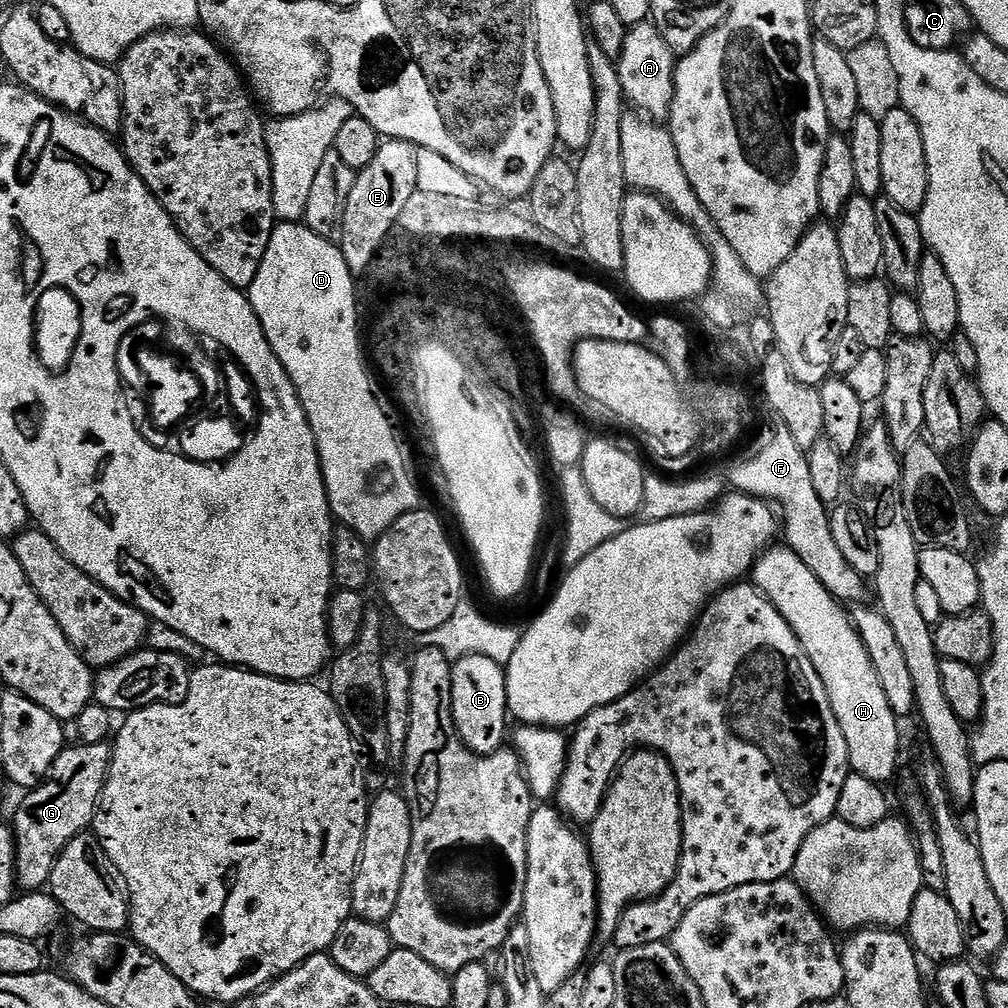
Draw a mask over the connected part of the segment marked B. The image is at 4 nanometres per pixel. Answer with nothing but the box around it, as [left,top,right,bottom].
[452,654,510,756]

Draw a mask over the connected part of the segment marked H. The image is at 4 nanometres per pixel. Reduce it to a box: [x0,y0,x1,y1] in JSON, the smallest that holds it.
[750,546,900,786]

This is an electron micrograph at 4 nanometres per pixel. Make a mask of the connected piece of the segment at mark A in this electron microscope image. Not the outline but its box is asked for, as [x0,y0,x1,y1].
[616,22,677,122]

